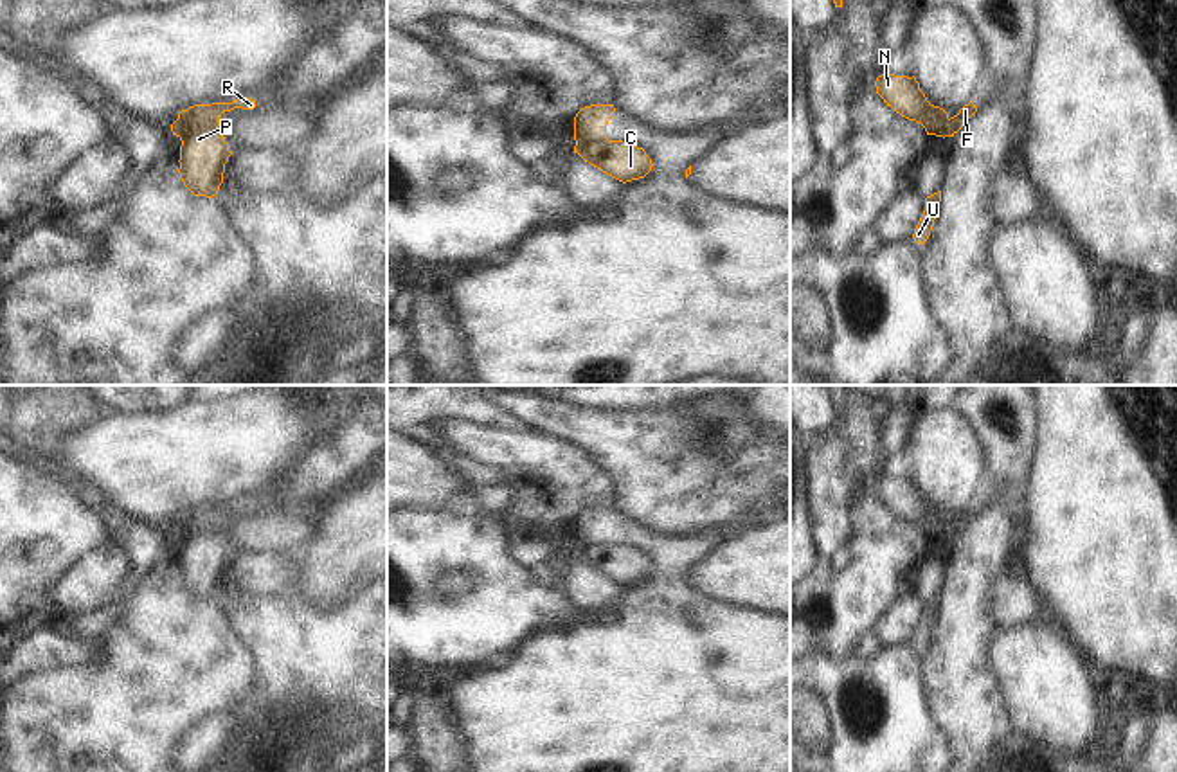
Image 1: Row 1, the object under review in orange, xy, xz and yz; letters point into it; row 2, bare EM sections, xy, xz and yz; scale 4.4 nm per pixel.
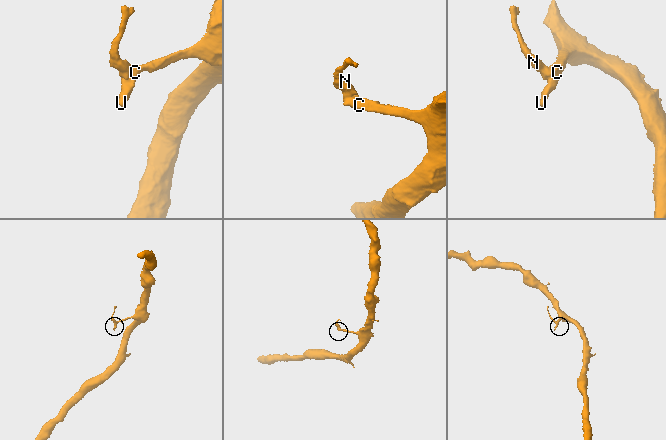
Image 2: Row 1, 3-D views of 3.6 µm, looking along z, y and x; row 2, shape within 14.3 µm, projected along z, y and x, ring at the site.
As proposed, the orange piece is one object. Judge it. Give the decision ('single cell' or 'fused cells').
fused cells

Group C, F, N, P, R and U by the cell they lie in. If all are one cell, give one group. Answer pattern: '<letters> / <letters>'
C F P R U / N

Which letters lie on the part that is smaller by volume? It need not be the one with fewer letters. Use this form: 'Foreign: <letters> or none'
Foreign: N

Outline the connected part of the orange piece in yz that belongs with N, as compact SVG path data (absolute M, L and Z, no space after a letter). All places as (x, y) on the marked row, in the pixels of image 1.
M884 72L876 77L875 86L887 106L902 117L921 124L927 135L948 137L948 113L927 101L914 76Z

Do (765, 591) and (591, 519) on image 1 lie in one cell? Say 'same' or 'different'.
different

